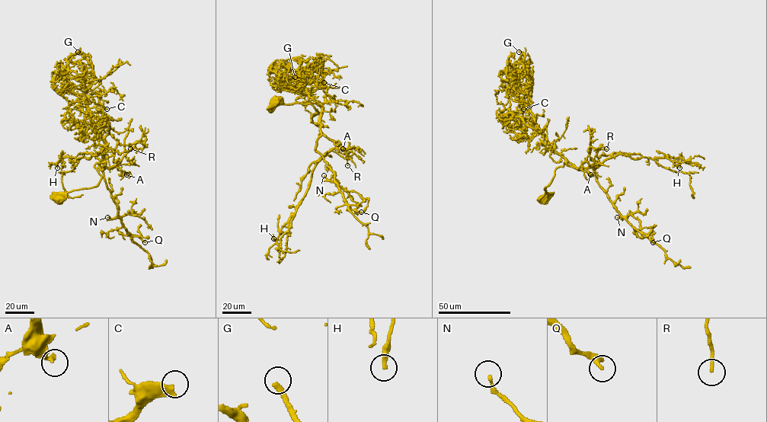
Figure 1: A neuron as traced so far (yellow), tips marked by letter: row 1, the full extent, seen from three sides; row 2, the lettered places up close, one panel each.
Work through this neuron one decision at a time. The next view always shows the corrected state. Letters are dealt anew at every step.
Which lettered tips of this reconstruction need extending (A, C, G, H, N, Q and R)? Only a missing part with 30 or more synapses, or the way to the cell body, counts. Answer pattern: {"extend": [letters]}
{"extend": ["G", "Q"]}

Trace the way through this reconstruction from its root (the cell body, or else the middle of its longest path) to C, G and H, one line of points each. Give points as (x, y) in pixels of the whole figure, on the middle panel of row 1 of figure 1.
C: (276, 101), (310, 103), (317, 111), (311, 122), (322, 124), (321, 108), (306, 89), (324, 82)
G: (276, 101), (310, 103), (317, 111), (311, 122), (322, 124), (321, 108), (301, 77), (308, 81), (295, 77)
H: (276, 101), (310, 103), (317, 111), (311, 122), (337, 145), (317, 164), (300, 203), (273, 238)

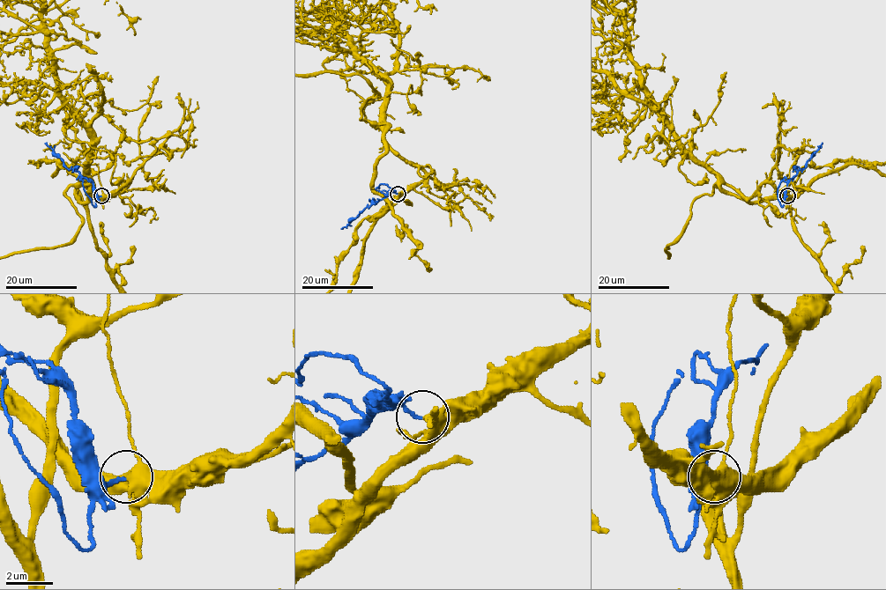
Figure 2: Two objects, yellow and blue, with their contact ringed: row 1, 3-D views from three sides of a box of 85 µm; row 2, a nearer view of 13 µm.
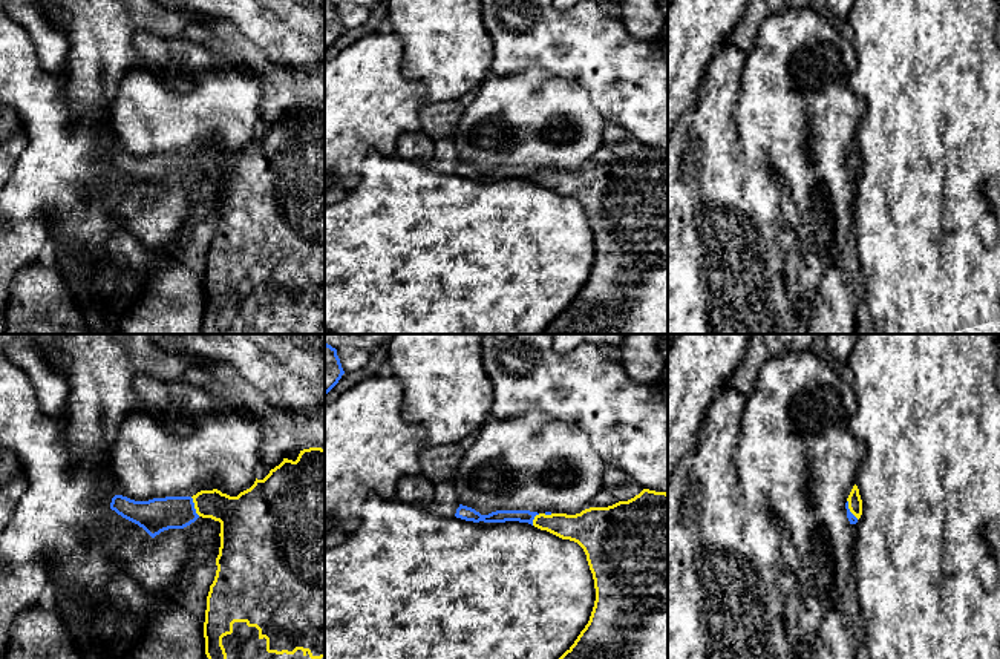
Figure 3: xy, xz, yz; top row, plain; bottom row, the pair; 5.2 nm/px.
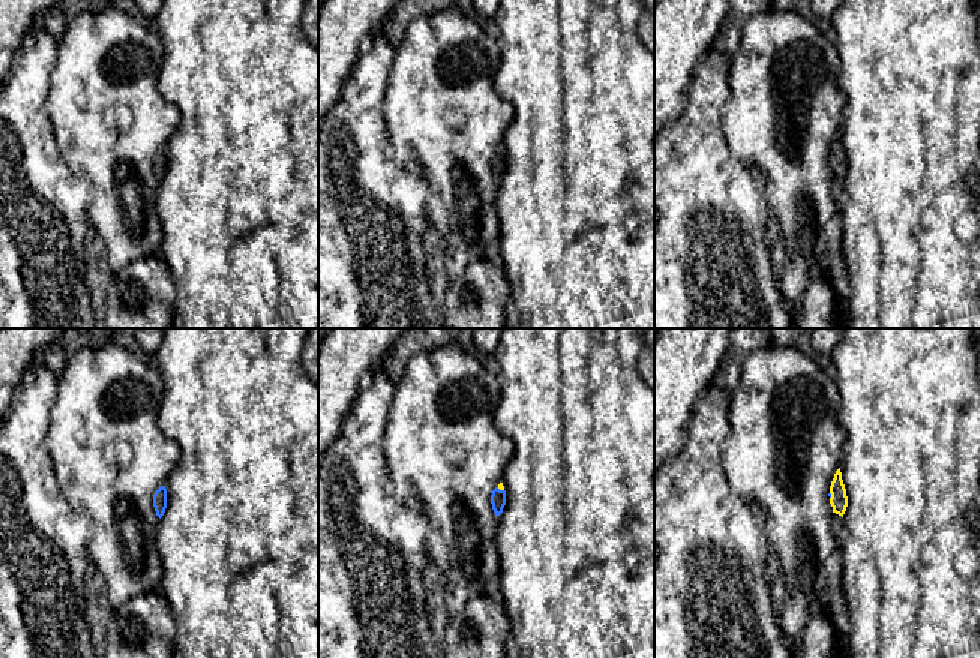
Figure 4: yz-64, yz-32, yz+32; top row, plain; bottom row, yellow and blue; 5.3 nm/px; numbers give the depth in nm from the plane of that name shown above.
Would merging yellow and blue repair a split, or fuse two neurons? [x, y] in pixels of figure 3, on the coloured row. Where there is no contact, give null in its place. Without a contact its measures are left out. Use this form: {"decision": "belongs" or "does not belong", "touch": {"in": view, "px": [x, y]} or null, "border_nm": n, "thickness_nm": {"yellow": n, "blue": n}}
{"decision": "belongs", "touch": {"in": "xy", "px": [195, 506]}, "border_nm": 120, "thickness_nm": {"yellow": 220, "blue": 180}}

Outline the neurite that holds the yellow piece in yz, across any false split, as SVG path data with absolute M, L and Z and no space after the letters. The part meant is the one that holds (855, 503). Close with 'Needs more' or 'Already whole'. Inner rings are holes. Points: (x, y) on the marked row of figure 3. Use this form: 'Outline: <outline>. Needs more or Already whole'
Outline: M856 484L853 486L847 498L845 509L847 509L847 518L850 524L856 524L862 515L862 500L861 500L859 489Z. Needs more

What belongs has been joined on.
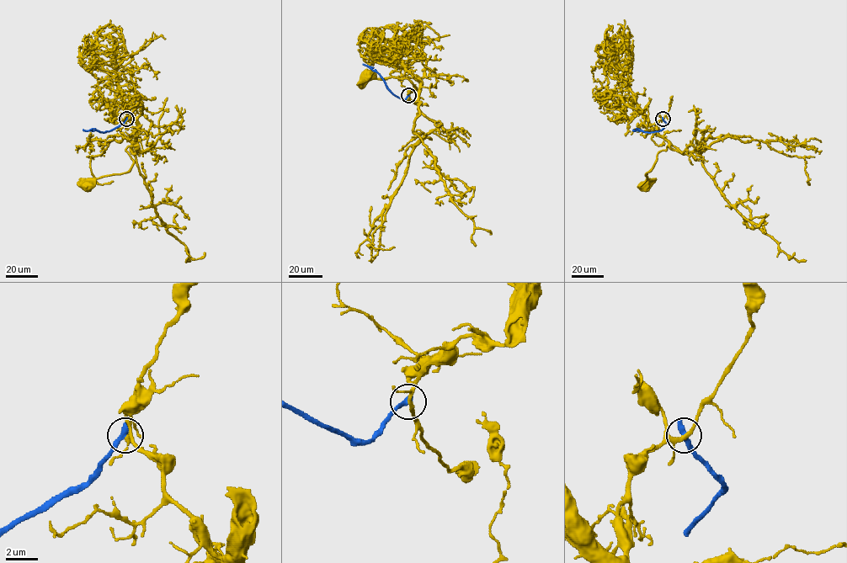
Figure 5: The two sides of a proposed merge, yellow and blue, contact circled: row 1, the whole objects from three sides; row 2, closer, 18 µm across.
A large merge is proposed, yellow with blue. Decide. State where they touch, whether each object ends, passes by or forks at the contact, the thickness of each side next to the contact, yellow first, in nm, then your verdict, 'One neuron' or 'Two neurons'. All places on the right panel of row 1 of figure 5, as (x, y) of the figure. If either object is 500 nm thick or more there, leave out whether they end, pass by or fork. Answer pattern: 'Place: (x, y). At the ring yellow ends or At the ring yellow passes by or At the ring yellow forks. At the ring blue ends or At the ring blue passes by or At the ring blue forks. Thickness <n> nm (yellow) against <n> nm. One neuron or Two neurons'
Place: (663, 119). At the ring yellow forks. At the ring blue ends. Thickness 200 nm (yellow) against 440 nm. Two neurons

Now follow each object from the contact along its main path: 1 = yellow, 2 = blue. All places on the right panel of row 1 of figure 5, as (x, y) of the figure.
1: (663, 119), (658, 122), (656, 130), (668, 145), (666, 150), (657, 153), (653, 167), (647, 173), (644, 184)
2: (663, 119), (667, 124), (661, 130), (645, 132), (632, 130)

